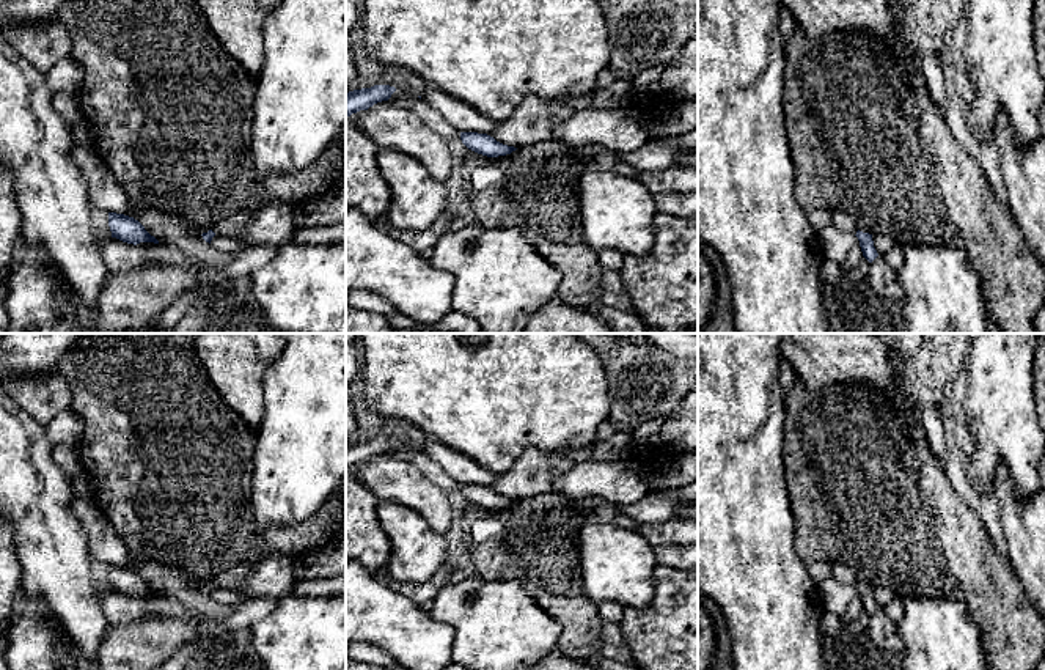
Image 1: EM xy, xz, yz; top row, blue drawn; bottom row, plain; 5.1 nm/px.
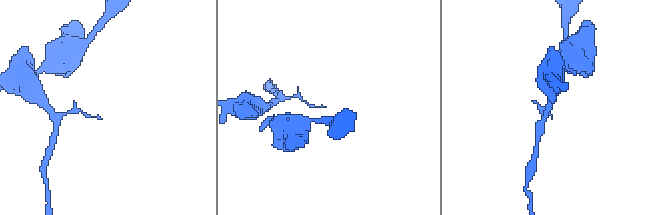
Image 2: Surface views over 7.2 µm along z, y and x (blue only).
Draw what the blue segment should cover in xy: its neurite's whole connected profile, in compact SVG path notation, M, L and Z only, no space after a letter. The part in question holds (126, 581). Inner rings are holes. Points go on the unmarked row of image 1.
M108 565L108 579L112 583L112 590L116 590L127 596L140 596L140 595L154 595L159 596L159 593L151 588L145 579L135 572L134 569Z

